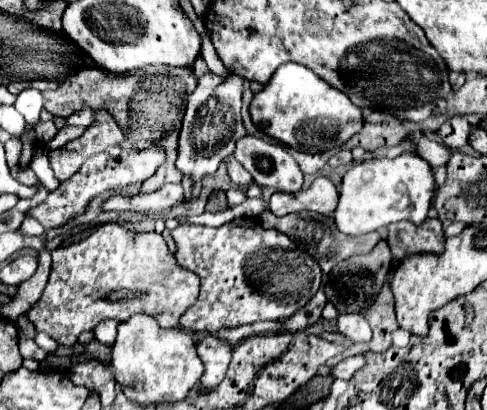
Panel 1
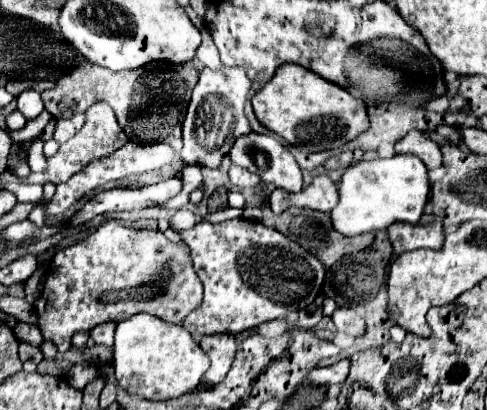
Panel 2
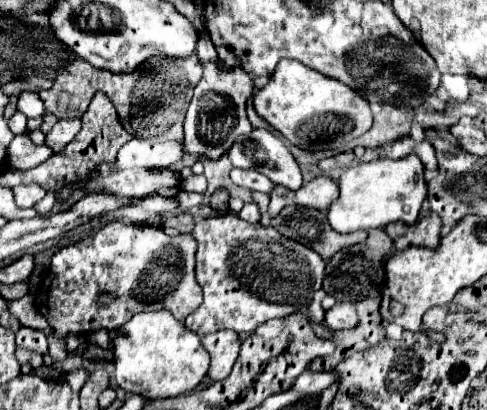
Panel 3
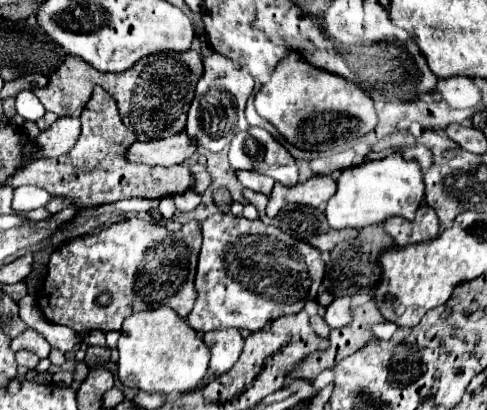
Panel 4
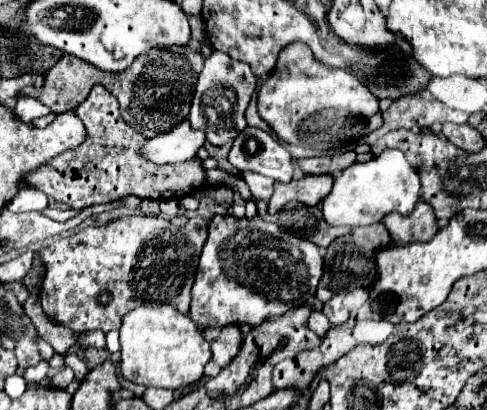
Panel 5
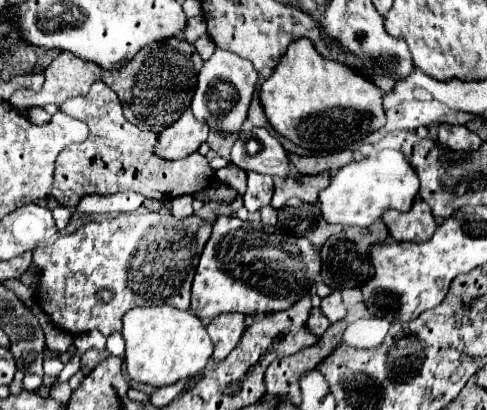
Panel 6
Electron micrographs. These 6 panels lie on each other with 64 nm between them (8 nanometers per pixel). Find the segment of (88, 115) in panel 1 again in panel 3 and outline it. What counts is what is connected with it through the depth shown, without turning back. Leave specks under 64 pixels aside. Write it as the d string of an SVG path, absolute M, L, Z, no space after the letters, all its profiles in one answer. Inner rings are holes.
M58 120L54 124L54 128L46 134L44 144L58 154L60 150L66 148L66 144L70 144L74 140L74 136L80 132L80 120Z

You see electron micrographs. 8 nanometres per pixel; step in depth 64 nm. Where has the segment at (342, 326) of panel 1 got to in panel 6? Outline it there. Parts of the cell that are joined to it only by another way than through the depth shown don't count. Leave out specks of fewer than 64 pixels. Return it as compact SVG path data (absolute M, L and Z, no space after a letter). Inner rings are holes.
M334 290L332 294L324 296L322 298L322 304L320 304L320 310L324 312L324 316L330 320L330 322L336 322L336 320L342 320L346 316L346 308L342 304L342 296L338 290Z

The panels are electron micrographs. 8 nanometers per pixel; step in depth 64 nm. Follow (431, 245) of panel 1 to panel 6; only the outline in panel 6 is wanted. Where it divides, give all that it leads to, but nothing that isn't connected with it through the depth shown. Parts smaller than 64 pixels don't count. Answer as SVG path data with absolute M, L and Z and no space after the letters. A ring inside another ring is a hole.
M420 198L414 200L408 212L384 212L382 222L388 226L388 232L396 242L426 242L436 230L430 206Z

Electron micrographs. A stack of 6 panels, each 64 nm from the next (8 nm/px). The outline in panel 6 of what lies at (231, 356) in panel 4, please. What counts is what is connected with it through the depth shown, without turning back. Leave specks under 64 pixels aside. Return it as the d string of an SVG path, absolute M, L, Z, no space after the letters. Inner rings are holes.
M232 312L232 316L216 316L216 320L210 320L208 334L214 342L212 358L214 360L226 358L240 342L240 336L244 334L244 330L246 330L246 324L240 312Z

